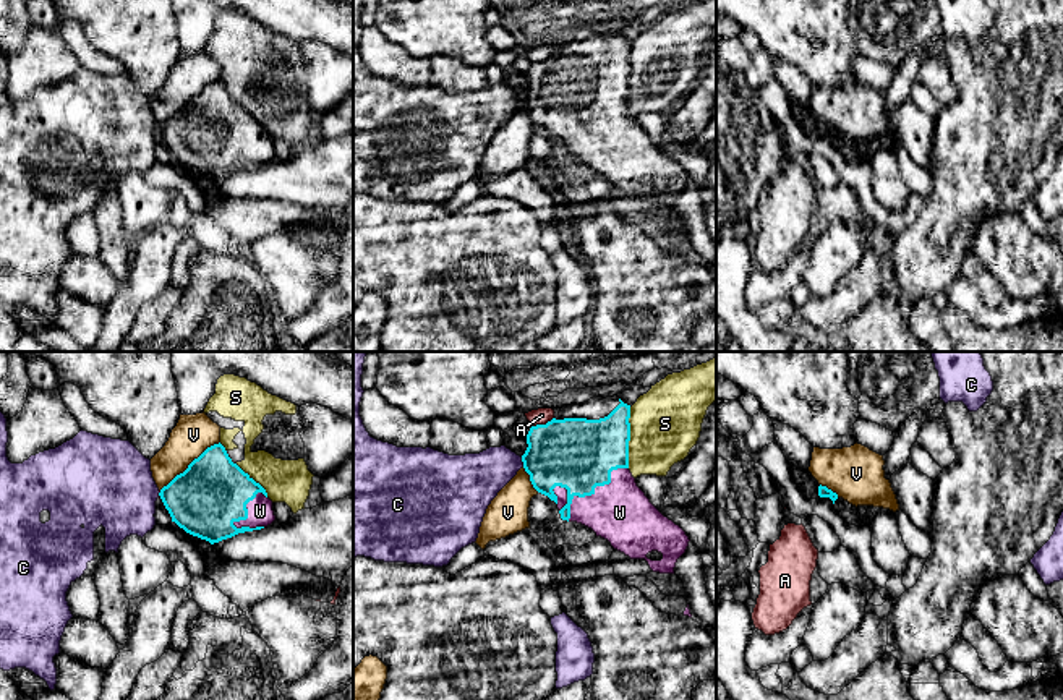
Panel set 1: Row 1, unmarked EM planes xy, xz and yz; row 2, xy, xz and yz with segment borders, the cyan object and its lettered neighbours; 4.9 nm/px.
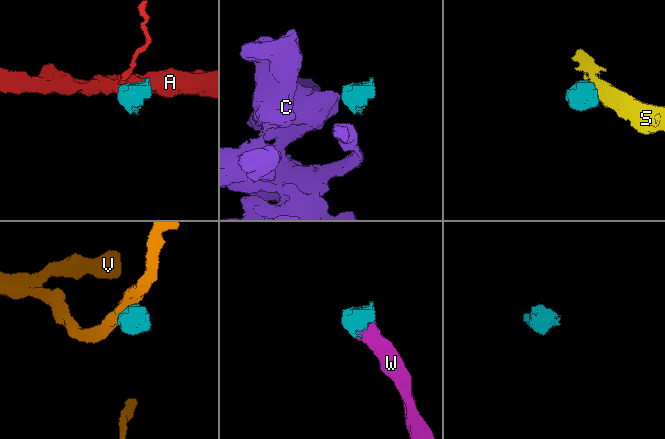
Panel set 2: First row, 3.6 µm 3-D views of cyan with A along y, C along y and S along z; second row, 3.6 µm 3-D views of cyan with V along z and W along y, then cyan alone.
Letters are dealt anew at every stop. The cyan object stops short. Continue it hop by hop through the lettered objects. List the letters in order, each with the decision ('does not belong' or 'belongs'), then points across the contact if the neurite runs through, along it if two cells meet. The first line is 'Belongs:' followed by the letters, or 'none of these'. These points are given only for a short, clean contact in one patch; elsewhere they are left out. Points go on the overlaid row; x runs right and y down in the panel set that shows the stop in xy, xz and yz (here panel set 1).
Belongs: W
A: does not belong
C: does not belong; border xz (520, 457), (524, 465)
S: does not belong; border xz (631, 407), (627, 467)
V: does not belong; border xy (219, 441), (208, 446), (159, 490)
W: belongs

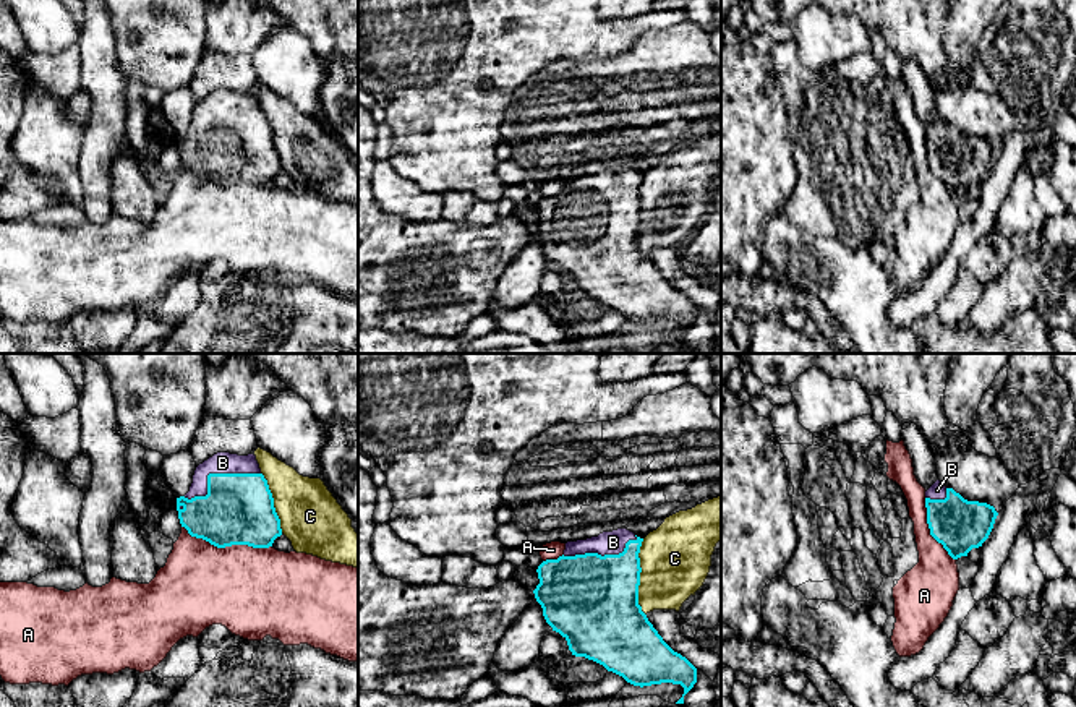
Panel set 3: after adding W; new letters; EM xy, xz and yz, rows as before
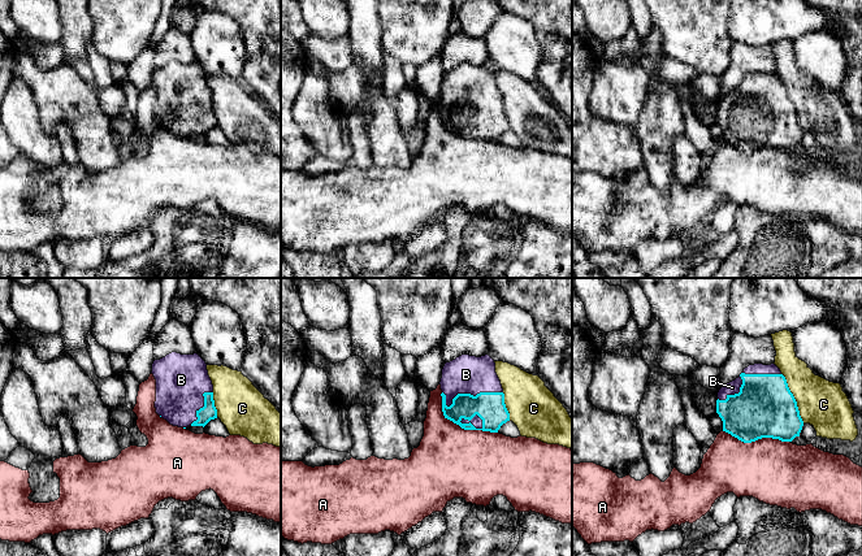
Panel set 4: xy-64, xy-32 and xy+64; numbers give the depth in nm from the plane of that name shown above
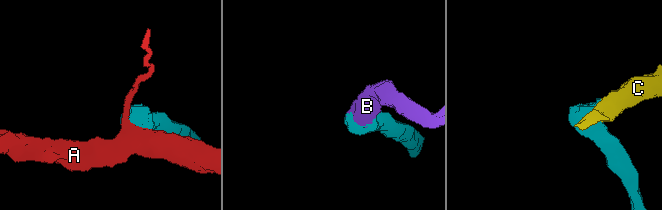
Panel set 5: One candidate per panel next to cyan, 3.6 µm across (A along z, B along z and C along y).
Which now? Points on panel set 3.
Belongs: B
A: does not belong
B: belongs
C: does not belong; border xz (642, 539), (639, 552), (639, 605), (645, 615)

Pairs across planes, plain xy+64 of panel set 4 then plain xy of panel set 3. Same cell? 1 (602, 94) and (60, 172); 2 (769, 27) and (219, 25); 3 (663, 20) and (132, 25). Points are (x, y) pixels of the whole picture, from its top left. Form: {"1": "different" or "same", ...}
{"1": "same", "2": "same", "3": "same"}

